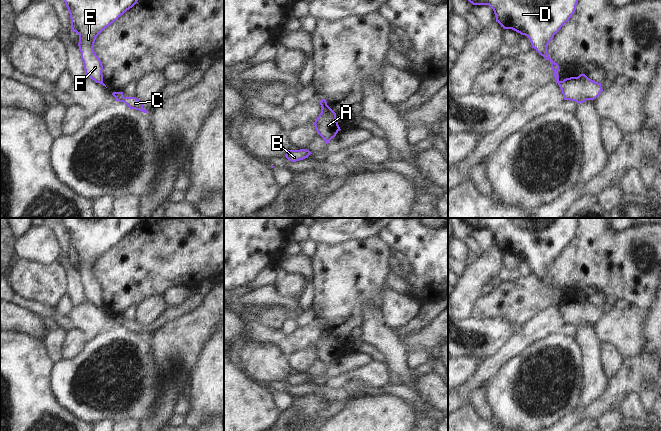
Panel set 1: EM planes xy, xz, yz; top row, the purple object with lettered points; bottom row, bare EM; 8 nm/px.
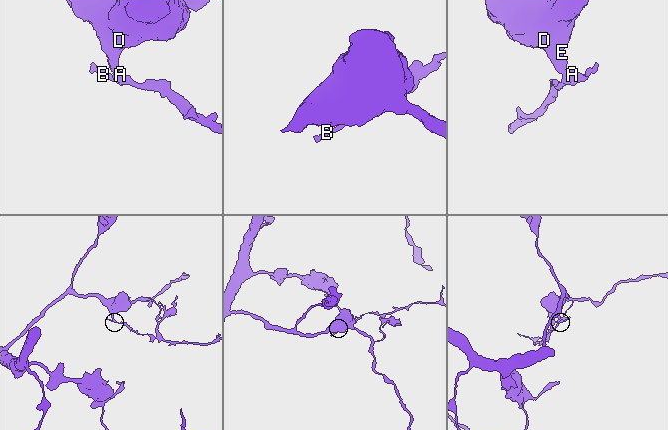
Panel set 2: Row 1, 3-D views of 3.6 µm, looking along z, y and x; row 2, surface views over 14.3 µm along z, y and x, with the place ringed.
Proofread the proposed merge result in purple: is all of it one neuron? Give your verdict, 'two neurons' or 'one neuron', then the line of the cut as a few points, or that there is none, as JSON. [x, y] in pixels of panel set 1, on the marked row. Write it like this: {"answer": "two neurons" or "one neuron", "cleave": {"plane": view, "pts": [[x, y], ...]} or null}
{"answer": "two neurons", "cleave": {"plane": "xz", "pts": [[326, 103], [322, 107]]}}

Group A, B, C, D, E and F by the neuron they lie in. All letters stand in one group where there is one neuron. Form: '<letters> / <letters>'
A B C / D E F

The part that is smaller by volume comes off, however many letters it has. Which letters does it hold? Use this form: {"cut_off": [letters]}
{"cut_off": ["A", "B", "C"]}

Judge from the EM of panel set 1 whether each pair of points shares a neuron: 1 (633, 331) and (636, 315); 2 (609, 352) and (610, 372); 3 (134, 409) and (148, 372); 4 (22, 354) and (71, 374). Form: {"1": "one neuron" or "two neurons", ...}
{"1": "one neuron", "2": "one neuron", "3": "one neuron", "4": "two neurons"}

